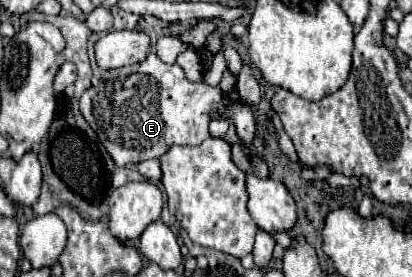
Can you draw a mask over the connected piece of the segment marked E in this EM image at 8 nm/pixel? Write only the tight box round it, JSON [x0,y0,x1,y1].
[79,52,223,168]

